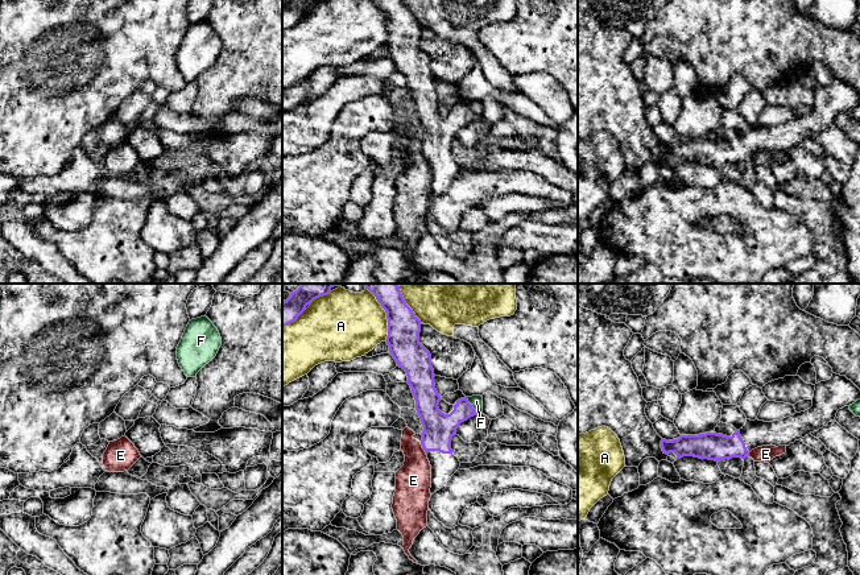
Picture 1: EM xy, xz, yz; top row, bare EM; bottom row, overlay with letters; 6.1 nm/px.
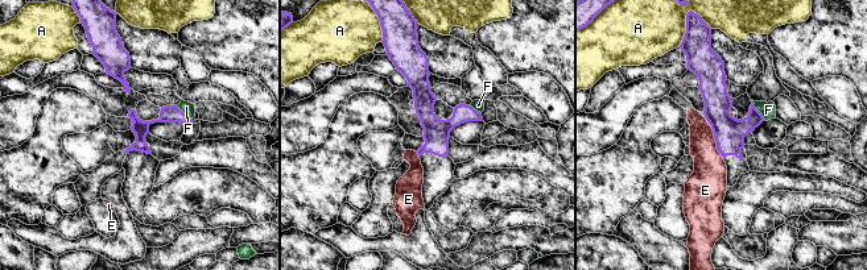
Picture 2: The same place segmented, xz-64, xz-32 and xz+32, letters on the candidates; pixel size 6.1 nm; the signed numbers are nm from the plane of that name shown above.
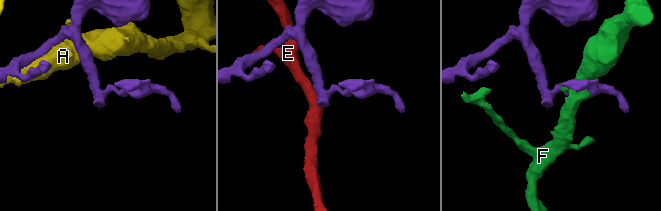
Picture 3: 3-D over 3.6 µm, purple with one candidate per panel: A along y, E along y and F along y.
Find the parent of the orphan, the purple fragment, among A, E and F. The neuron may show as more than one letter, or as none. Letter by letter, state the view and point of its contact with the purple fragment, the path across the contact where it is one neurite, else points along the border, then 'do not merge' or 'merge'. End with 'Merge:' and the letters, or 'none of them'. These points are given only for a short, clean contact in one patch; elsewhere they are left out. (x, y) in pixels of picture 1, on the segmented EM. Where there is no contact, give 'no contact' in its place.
A: xz (387, 314) | do not merge
E: xz (422, 447) | along xz (420, 442), (426, 453) | do not merge
F: xz (471, 405) | do not merge
Merge: none of them

